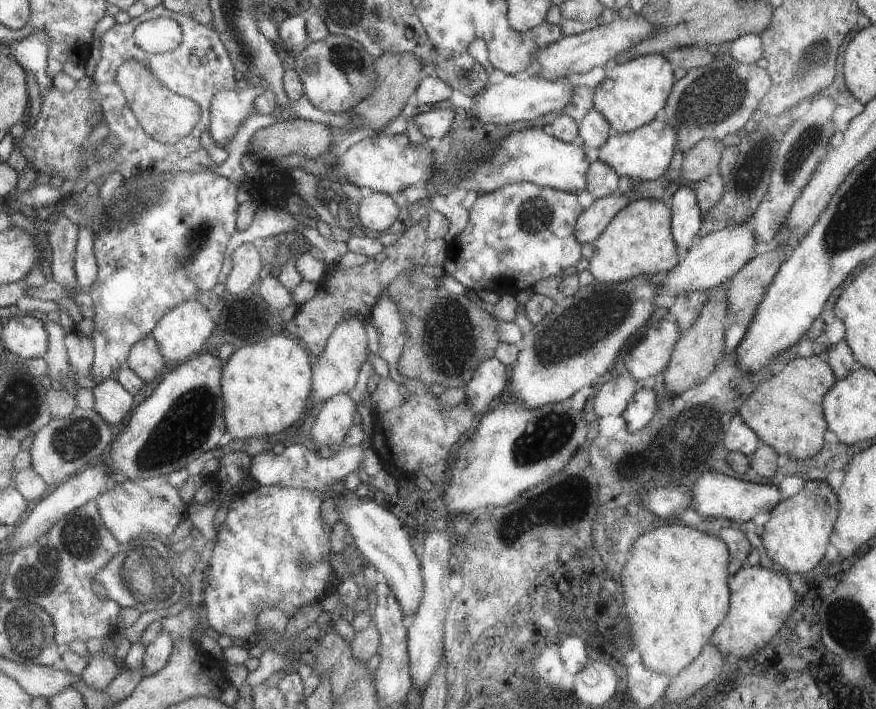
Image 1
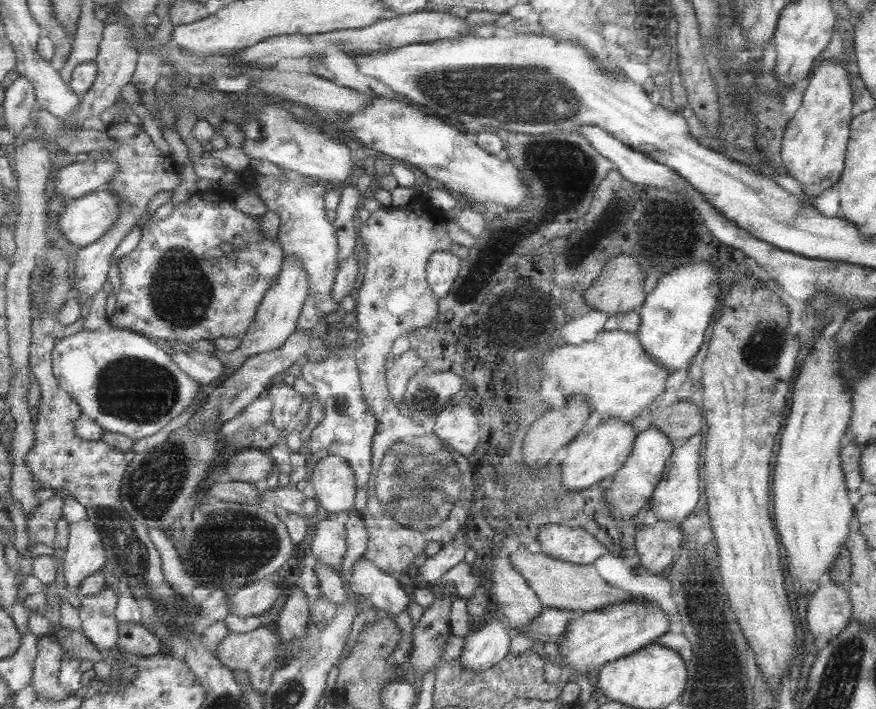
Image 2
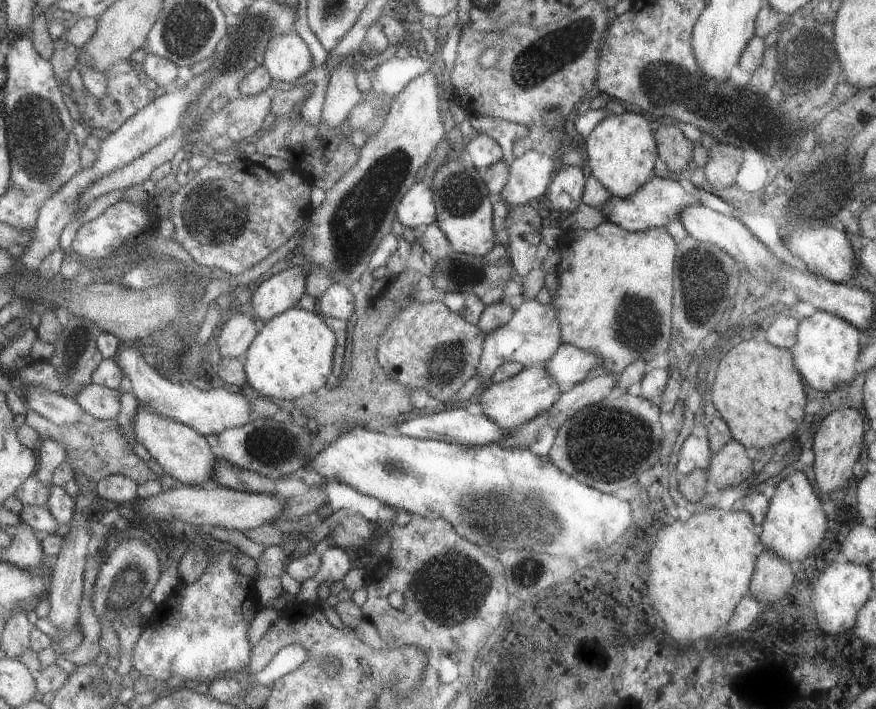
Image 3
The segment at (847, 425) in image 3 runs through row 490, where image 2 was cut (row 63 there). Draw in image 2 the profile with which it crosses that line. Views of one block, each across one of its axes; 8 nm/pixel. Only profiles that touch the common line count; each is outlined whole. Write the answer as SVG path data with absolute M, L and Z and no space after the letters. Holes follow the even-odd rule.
M834 58L821 61L817 68L810 72L800 105L794 112L792 119L783 128L780 140L781 170L796 180L801 190L799 197L803 197L803 194L817 196L823 190L831 188L839 180L844 167L844 152L846 142L849 140L849 123L852 119L849 80L850 75L844 70L842 59Z

